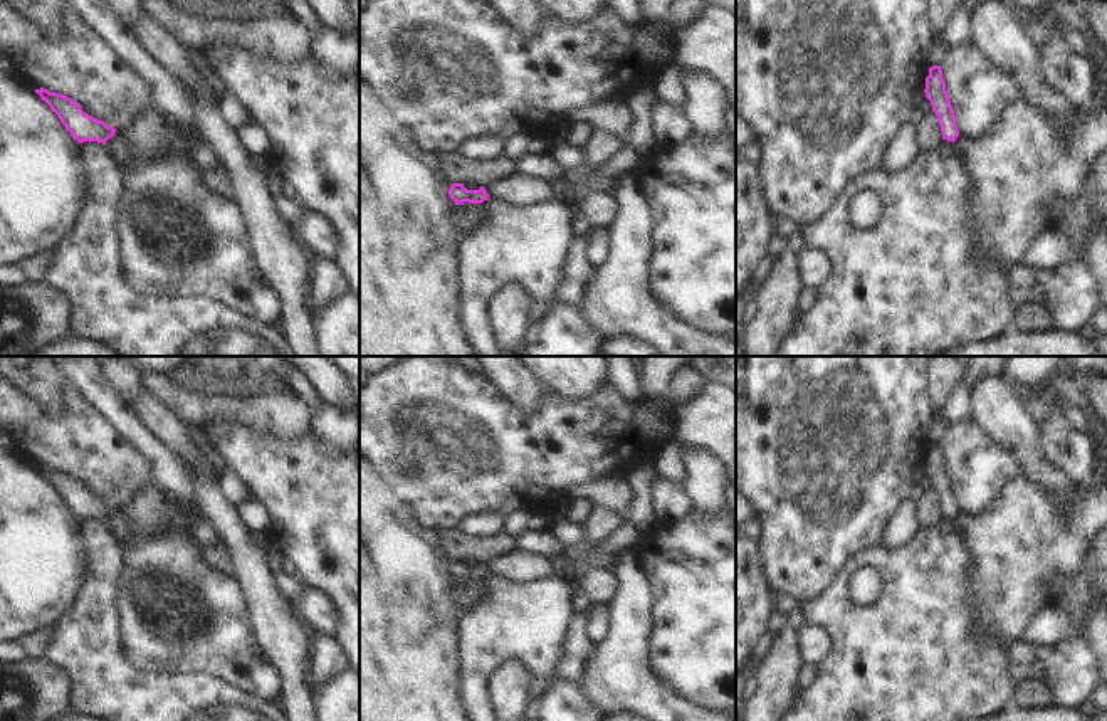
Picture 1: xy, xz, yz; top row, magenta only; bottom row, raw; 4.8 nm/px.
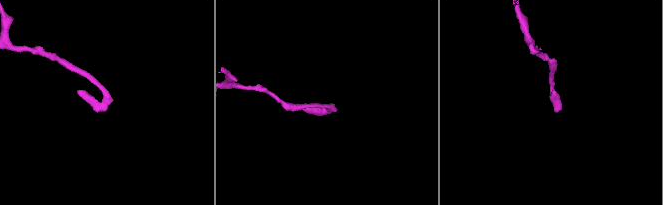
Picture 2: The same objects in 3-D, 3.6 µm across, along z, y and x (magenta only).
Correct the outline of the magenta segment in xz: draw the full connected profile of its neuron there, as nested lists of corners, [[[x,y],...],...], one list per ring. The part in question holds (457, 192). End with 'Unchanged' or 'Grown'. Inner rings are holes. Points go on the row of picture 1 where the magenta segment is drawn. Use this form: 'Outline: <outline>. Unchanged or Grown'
Outline: [[[454,183],[449,188],[449,197],[455,202],[455,205],[469,202],[469,203],[482,203],[489,198],[484,187],[479,190],[467,190],[464,183]]]. Unchanged

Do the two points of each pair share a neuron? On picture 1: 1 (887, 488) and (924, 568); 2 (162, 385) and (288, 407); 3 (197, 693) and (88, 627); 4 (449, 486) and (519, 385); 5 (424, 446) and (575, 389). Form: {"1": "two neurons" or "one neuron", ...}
{"1": "two neurons", "2": "one neuron", "3": "one neuron", "4": "two neurons", "5": "two neurons"}

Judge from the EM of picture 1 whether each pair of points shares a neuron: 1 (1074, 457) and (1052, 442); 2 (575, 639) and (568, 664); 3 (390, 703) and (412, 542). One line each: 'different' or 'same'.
1: same
2: same
3: same

